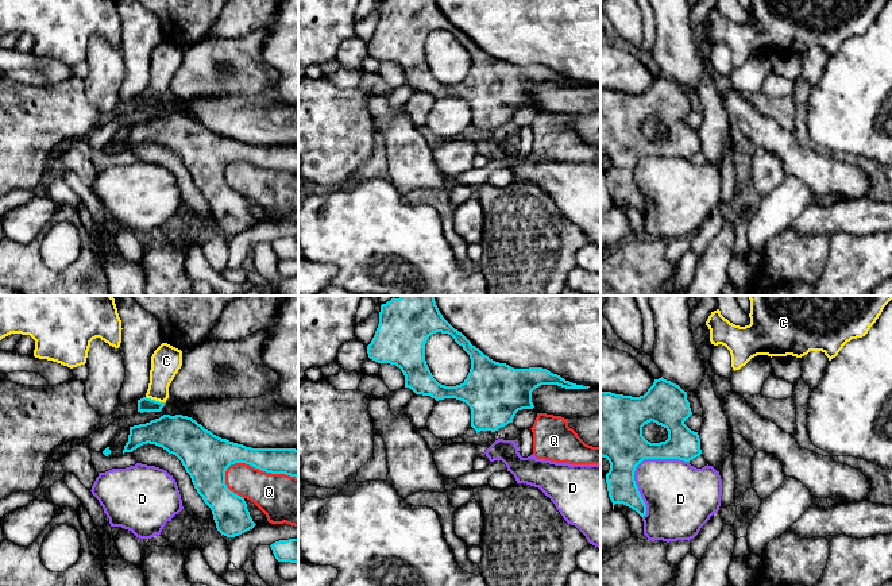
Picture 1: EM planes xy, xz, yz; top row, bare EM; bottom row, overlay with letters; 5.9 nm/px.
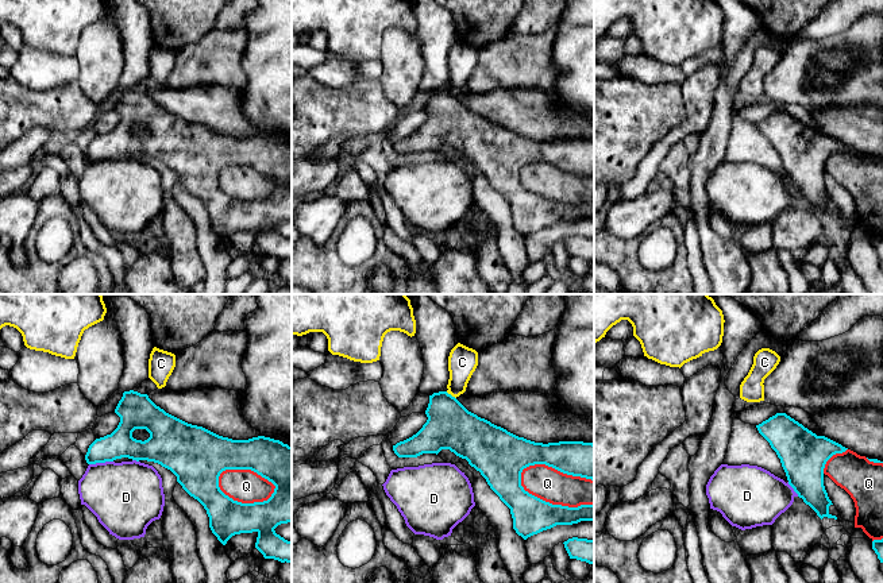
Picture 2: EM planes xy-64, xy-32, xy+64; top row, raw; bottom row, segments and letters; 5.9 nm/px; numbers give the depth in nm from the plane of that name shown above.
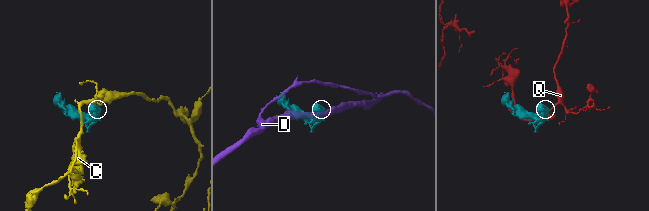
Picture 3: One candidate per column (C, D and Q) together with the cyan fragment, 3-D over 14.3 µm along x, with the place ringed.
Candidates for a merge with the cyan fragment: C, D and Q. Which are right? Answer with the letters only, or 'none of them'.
none of them

